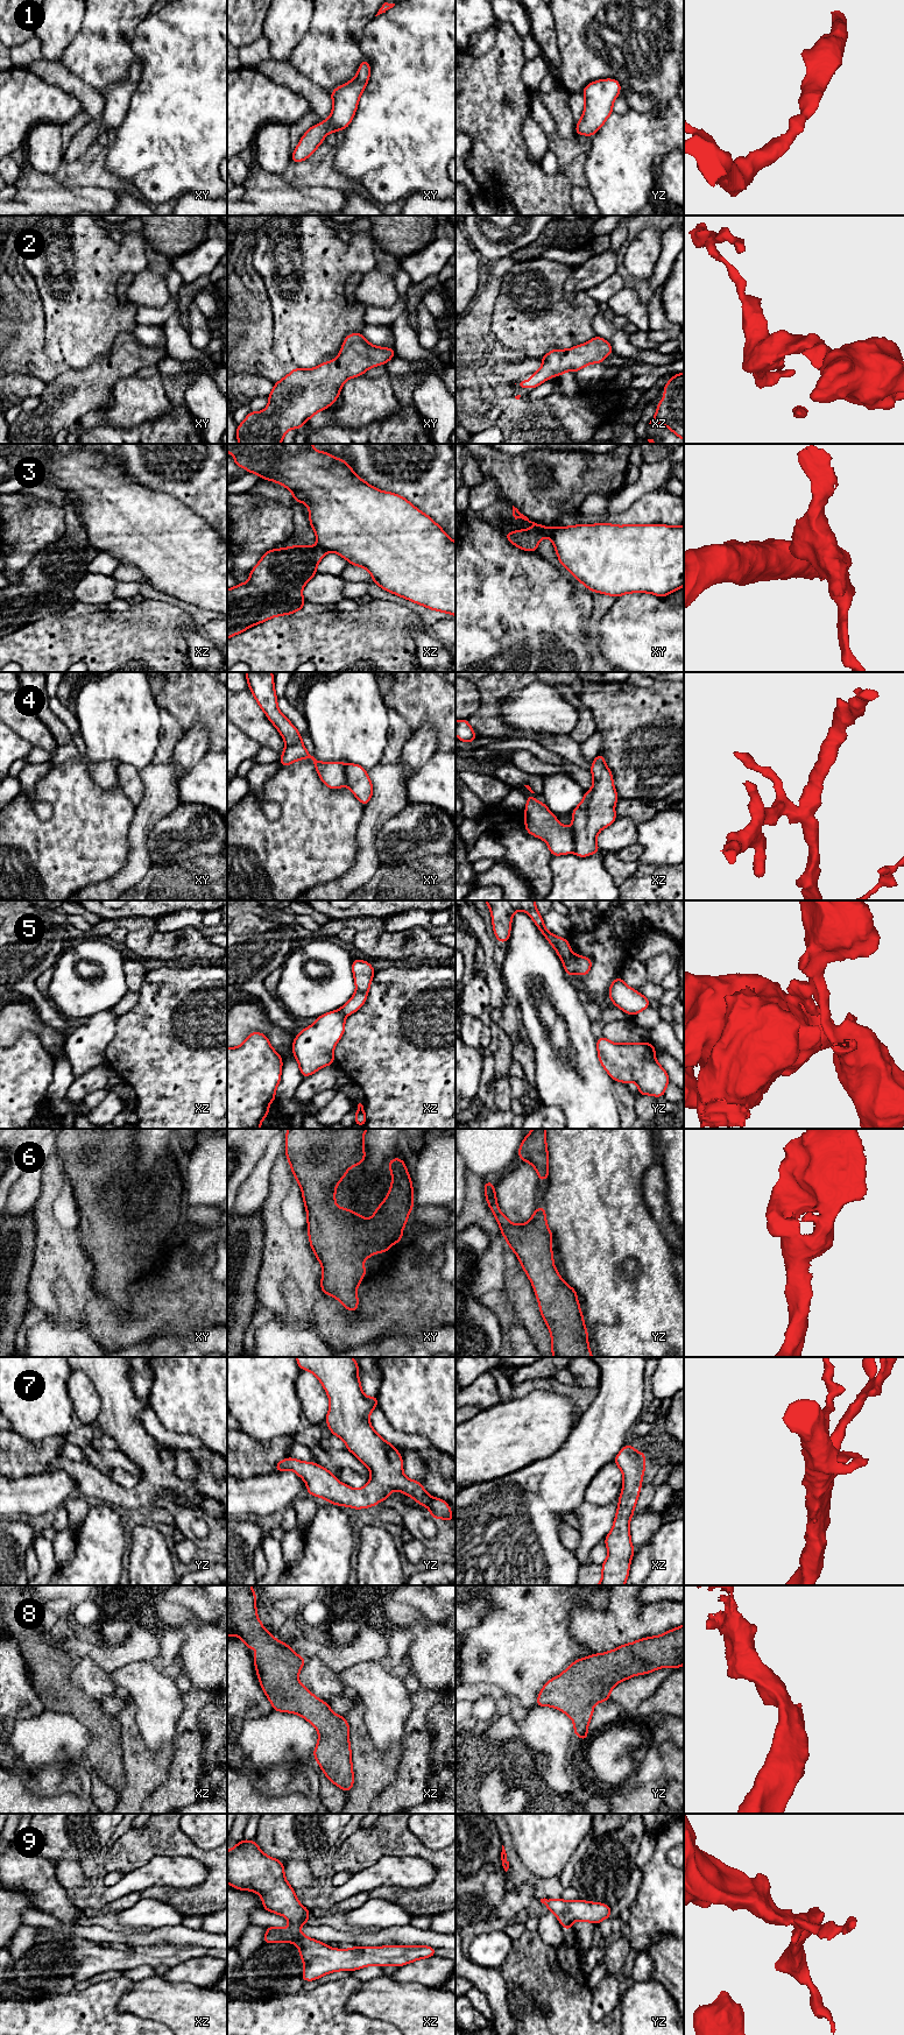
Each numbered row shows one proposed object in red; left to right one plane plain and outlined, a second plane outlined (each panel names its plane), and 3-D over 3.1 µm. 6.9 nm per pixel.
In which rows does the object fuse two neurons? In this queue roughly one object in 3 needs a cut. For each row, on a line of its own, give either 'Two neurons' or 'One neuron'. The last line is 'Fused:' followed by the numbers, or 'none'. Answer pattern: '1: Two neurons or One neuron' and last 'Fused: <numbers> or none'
1: One neuron
2: One neuron
3: Two neurons
4: Two neurons
5: Two neurons
6: One neuron
7: One neuron
8: One neuron
9: One neuron
Fused: 3, 4, 5

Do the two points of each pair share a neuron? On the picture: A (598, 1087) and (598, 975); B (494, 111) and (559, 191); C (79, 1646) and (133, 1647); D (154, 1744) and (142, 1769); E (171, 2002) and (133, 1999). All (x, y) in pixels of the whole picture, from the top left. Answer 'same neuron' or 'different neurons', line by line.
A: different neurons
B: same neuron
C: same neuron
D: different neurons
E: same neuron

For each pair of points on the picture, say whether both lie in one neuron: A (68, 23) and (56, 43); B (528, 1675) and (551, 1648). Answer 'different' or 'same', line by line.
A: same
B: same

